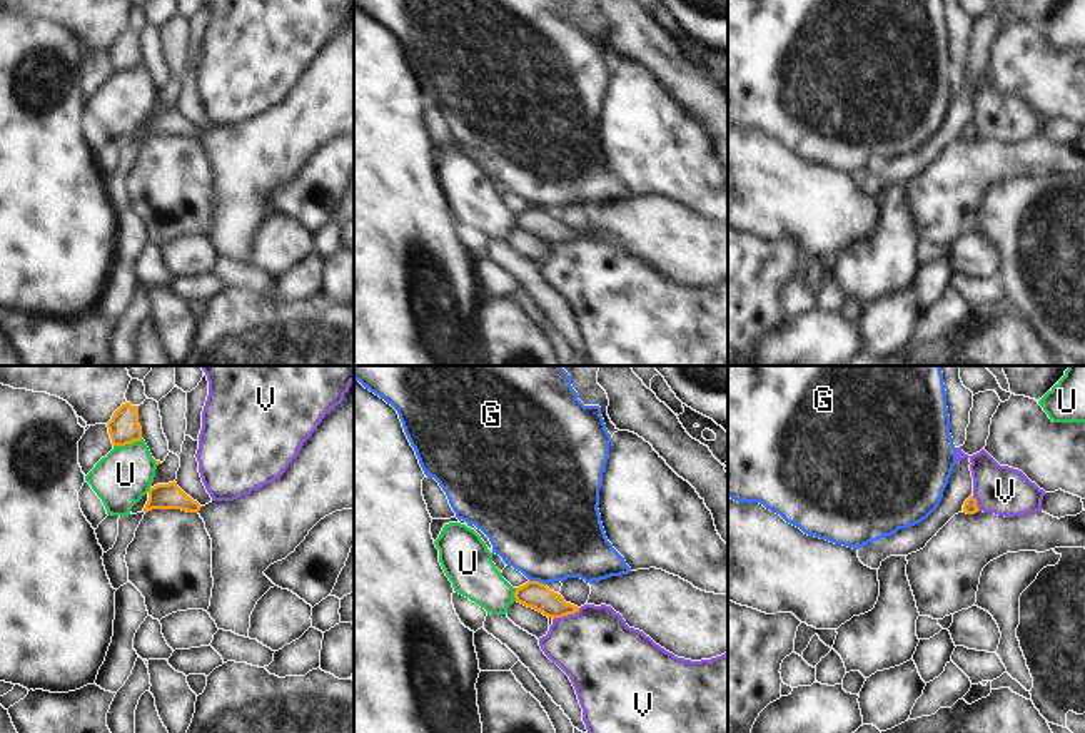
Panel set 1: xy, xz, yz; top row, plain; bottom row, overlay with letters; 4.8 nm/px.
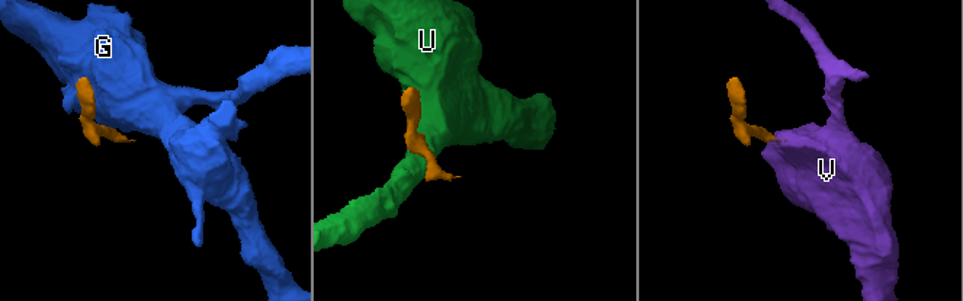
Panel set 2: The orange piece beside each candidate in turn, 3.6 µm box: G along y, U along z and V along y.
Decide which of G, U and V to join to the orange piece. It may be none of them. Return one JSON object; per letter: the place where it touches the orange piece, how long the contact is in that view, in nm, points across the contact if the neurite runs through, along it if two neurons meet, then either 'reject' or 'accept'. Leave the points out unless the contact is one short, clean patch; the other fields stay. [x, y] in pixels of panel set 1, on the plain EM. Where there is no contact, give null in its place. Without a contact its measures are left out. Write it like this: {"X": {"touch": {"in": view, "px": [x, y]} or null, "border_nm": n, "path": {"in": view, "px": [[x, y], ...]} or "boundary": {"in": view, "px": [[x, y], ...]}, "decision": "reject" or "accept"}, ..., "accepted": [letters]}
{"G": {"touch": {"in": "xz", "px": [538, 207]}, "border_nm": 80, "boundary": {"in": "xz", "px": [[529, 206], [538, 206], [545, 211]]}, "decision": "reject"}, "U": {"touch": {"in": "xy", "px": [127, 69]}, "border_nm": 140, "decision": "reject"}, "V": {"touch": {"in": "xz", "px": [566, 241]}, "border_nm": 150, "boundary": {"in": "xz", "px": [[580, 234], [553, 246]]}, "decision": "reject"}, "accepted": []}

